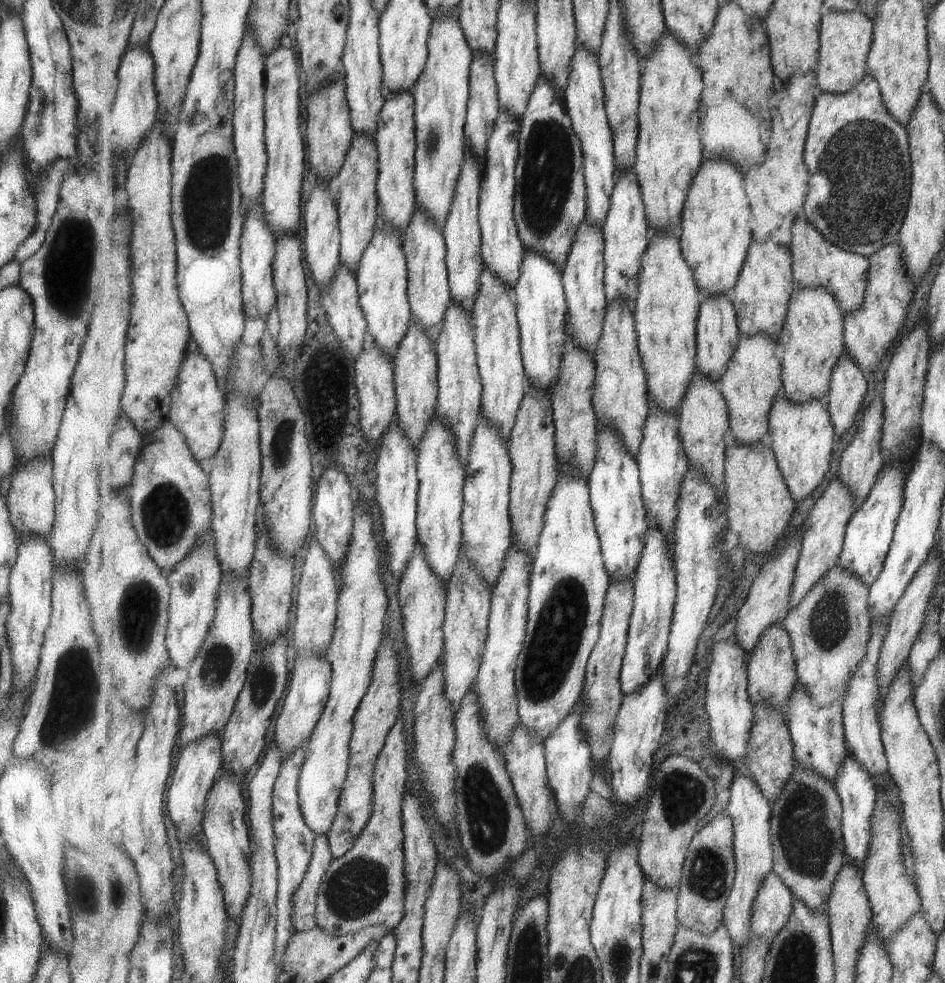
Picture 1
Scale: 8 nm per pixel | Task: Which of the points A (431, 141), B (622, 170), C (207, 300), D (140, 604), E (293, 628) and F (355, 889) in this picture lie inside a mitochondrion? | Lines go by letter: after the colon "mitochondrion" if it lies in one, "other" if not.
A: mitochondrion
B: other
C: other
D: mitochondrion
E: other
F: mitochondrion

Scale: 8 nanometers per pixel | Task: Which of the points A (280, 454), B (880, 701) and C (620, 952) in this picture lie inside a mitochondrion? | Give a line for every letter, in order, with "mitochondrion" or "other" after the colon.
A: mitochondrion
B: other
C: mitochondrion

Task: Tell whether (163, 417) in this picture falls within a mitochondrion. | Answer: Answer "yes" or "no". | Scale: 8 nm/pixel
no

